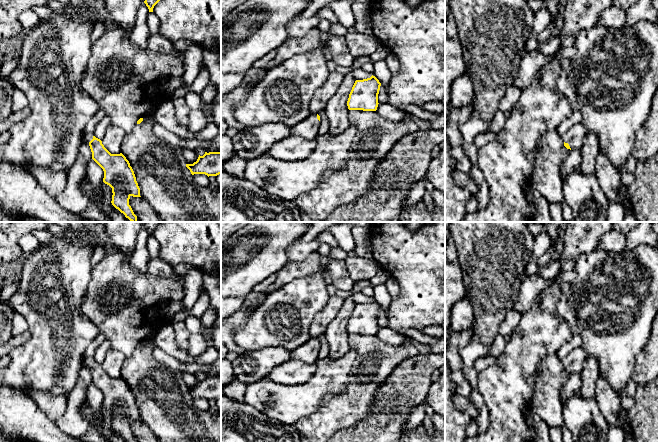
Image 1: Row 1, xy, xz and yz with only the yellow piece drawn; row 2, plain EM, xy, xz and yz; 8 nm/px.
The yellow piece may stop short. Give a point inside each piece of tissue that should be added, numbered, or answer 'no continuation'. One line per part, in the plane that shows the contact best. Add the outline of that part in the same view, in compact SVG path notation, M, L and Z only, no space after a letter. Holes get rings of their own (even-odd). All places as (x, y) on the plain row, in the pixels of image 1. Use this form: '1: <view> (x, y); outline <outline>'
1: yz (575, 359); outline M580 346L570 351L567 356L561 359L563 366L568 367L571 374L580 371L587 361L588 355L586 350Z

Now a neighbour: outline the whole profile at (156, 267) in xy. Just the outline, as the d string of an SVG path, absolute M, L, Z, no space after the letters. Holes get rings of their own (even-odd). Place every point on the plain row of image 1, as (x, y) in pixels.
M160 258L149 259L148 274L151 274L158 278L169 278L169 279L180 278L184 281L183 275L178 275L173 270L173 266L168 265Z

